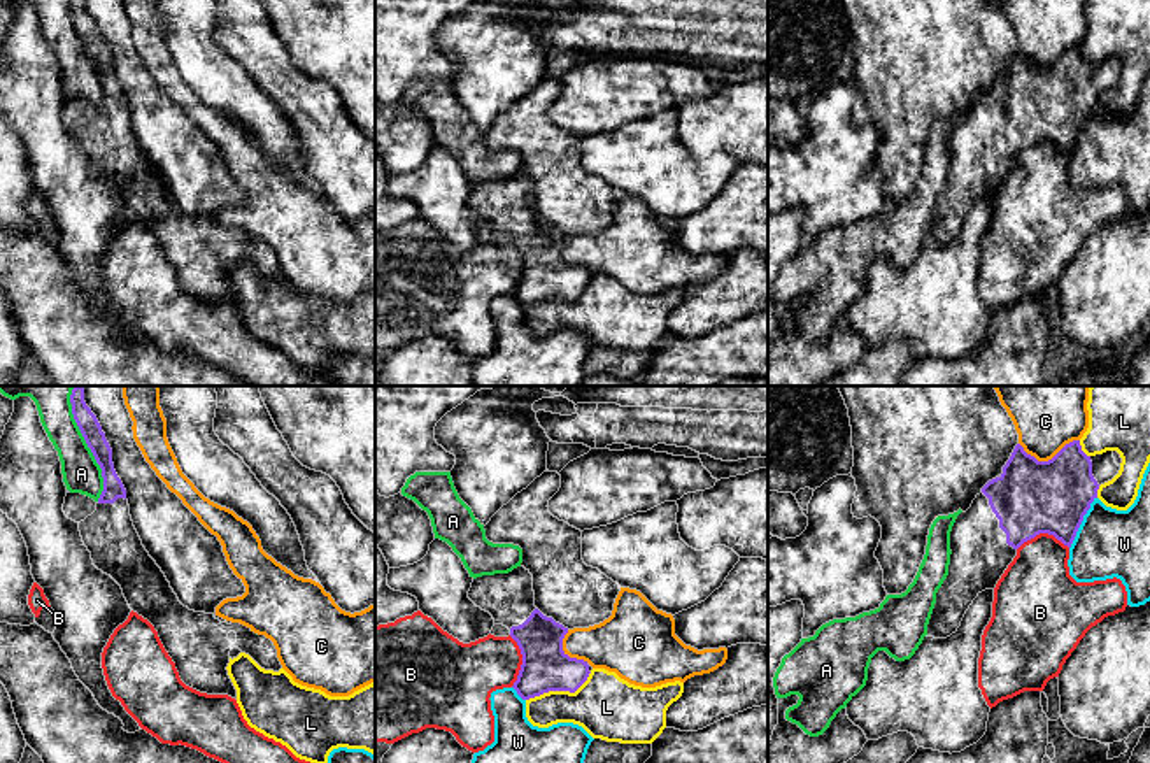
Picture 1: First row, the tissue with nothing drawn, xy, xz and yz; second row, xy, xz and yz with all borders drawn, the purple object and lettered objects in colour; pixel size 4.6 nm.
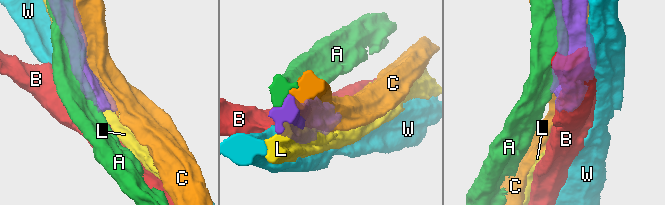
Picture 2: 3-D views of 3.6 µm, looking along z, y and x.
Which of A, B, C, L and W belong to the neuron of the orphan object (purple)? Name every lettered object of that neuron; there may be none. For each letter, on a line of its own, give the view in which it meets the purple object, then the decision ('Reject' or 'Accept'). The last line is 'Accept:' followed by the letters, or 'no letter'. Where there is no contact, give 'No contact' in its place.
A: Touches purple in xy. Reject
B: Touches purple in xz. Reject
C: Touches purple in yz. Reject
L: Touches purple in xz. Reject
W: Touches purple in yz. Reject
Accept: no letter

